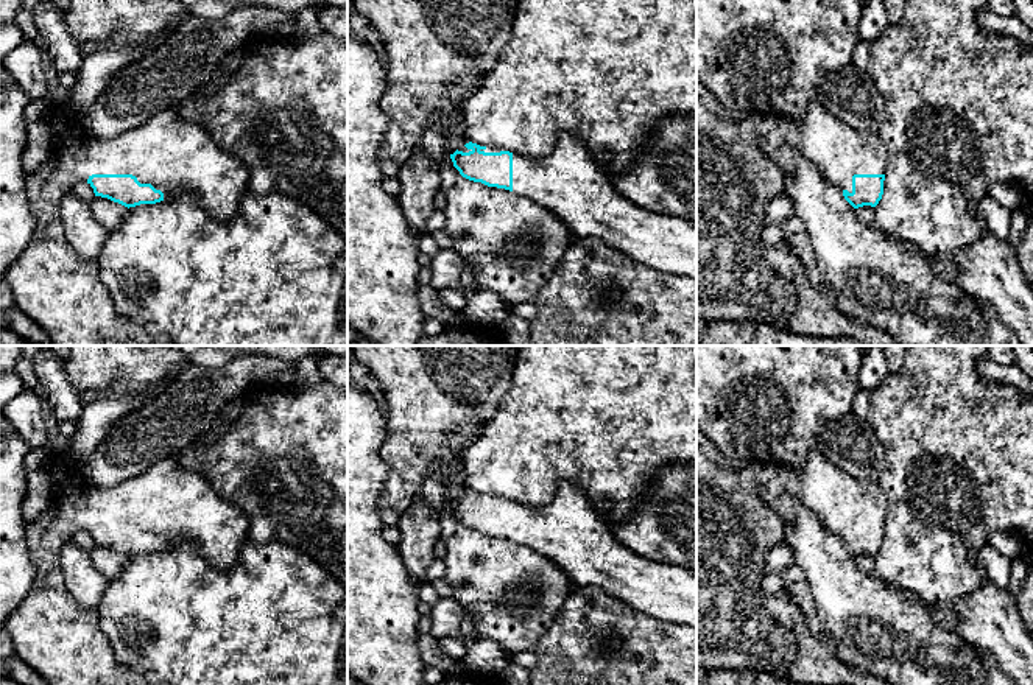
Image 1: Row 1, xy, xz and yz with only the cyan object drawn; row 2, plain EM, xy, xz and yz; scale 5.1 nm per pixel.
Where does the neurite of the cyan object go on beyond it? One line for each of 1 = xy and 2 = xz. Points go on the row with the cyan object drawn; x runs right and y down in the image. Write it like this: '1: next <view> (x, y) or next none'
1: next xy (58, 290)
2: next xz (429, 44)

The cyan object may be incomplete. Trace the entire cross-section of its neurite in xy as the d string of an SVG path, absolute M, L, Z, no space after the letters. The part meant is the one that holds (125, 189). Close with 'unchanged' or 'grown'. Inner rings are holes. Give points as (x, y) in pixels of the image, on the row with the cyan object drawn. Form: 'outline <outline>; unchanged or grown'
outline M179 106L164 109L142 126L111 139L86 132L76 111L62 109L48 114L47 121L51 128L50 154L34 173L25 176L36 229L5 274L16 307L47 332L48 346L101 346L106 339L132 339L142 346L176 346L167 335L117 313L109 291L100 280L98 263L83 260L65 238L61 199L78 182L87 182L95 196L128 209L160 202L171 198L176 190L190 190L199 196L206 212L224 221L235 216L248 191L248 168L240 159L224 153L204 128L184 120Z; grown

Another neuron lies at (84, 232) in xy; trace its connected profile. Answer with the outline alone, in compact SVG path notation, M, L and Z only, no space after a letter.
M69 191L61 199L61 223L69 244L83 260L97 262L109 232L90 212L89 202Z

